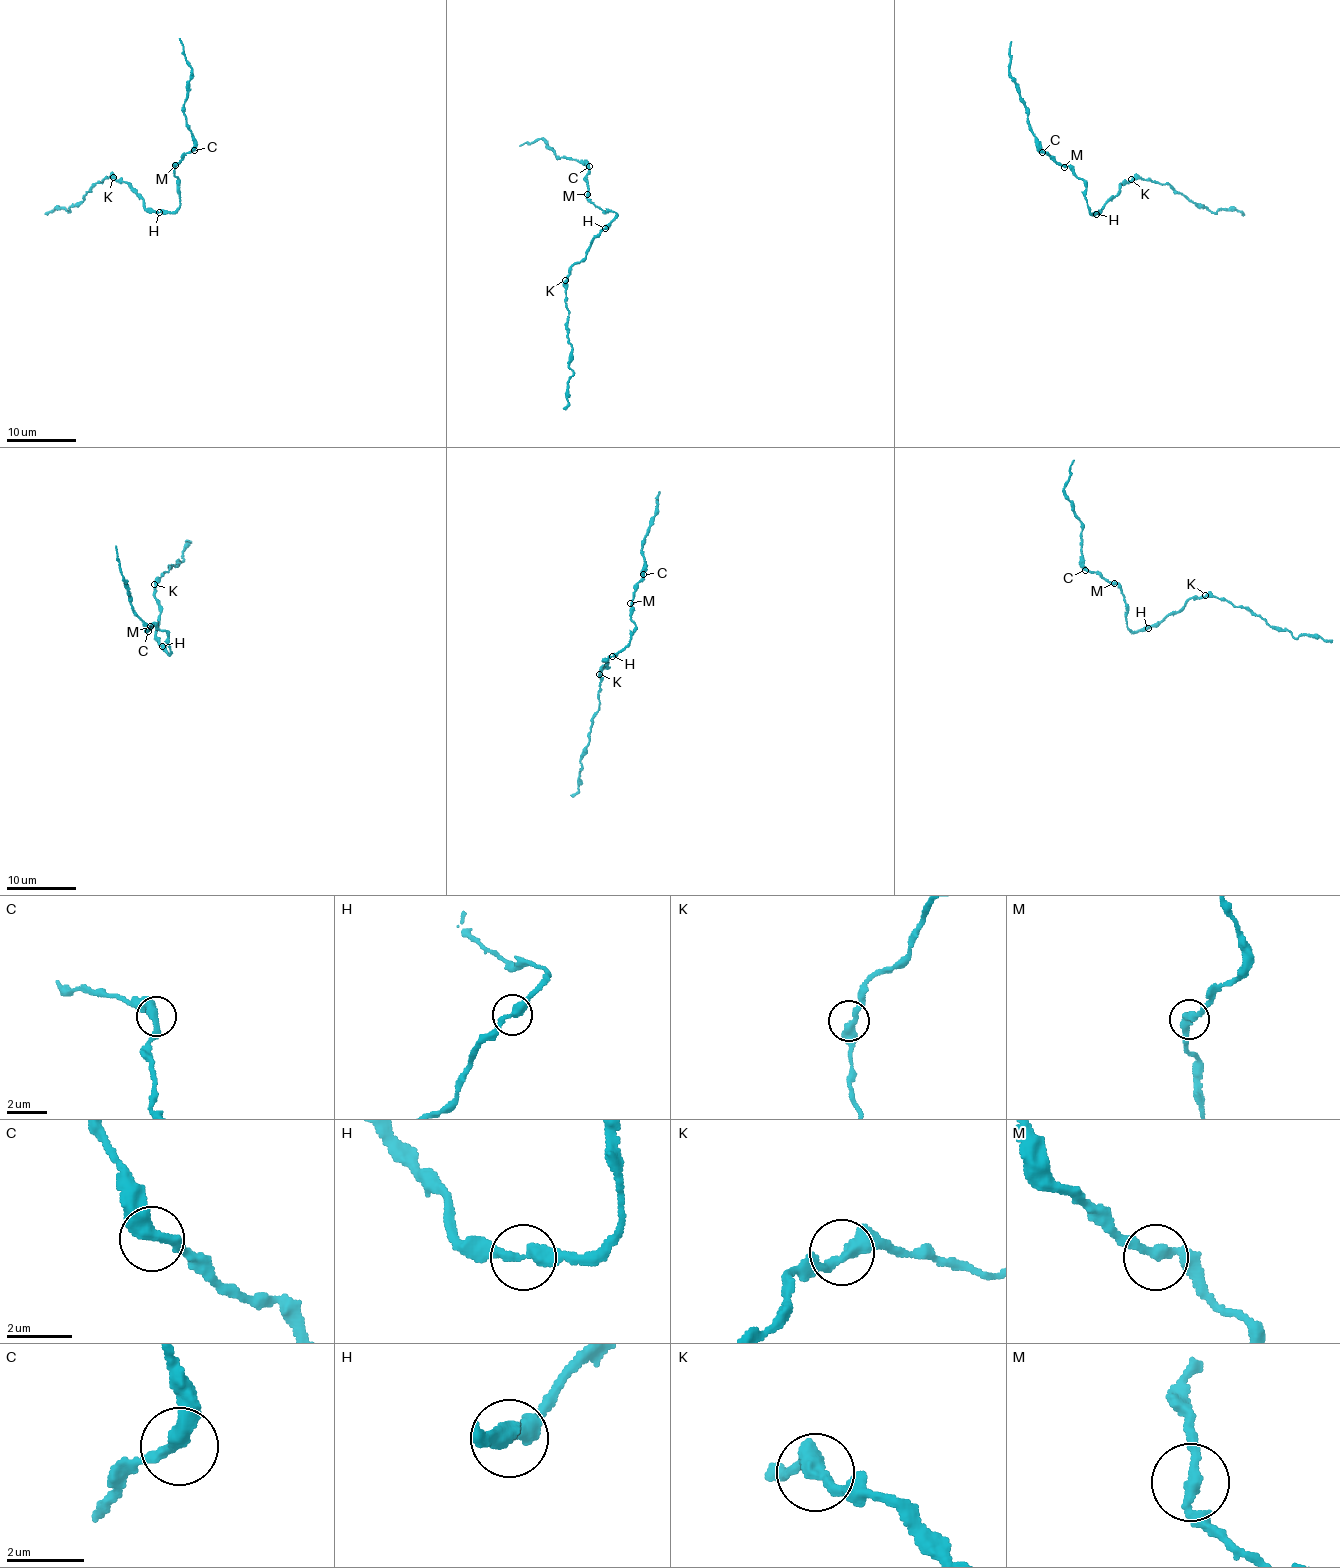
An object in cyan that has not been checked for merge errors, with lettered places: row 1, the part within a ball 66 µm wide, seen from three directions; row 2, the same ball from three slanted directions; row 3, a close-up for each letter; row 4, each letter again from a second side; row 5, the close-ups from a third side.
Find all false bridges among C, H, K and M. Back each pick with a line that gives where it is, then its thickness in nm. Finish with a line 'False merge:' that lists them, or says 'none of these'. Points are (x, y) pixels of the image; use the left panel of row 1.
False merge: none of these

